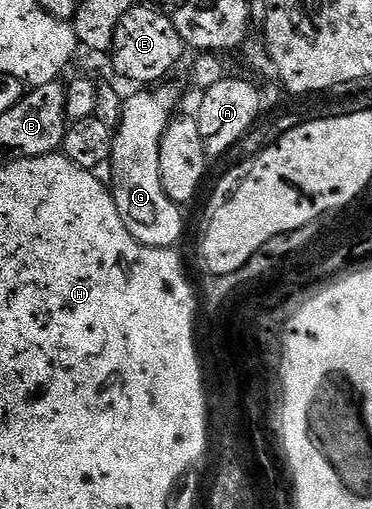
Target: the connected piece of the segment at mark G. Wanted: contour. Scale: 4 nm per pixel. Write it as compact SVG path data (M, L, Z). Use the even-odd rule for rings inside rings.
M150 87L145 91L134 91L131 97L125 98L122 106L122 118L118 128L114 130L114 146L108 162L110 177L114 180L112 192L116 211L120 211L120 219L124 219L124 227L141 245L151 245L155 251L166 251L182 237L183 210L164 191L164 183L160 179L160 143L164 139L164 131L175 116L174 108L178 105L178 97L166 87Z

